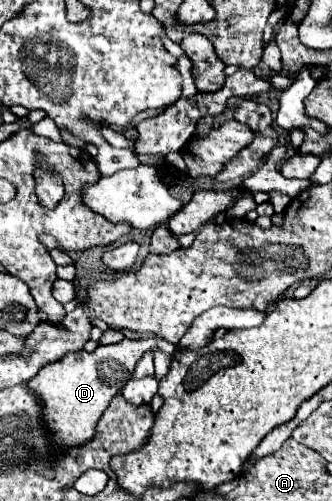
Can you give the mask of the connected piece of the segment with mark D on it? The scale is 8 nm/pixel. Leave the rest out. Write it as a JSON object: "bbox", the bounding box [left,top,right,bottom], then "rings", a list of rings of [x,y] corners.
{"bbox":[27,337,177,447],"rings":[[[161,337],[123,339],[121,343],[115,345],[99,345],[91,353],[87,351],[67,353],[63,359],[49,363],[49,367],[39,371],[27,385],[43,401],[45,407],[43,415],[49,431],[53,433],[53,441],[67,447],[89,441],[95,435],[95,427],[103,411],[109,407],[113,395],[117,395],[125,387],[125,383],[133,377],[137,361],[149,349],[161,349],[171,355],[175,353],[177,345]]]}

